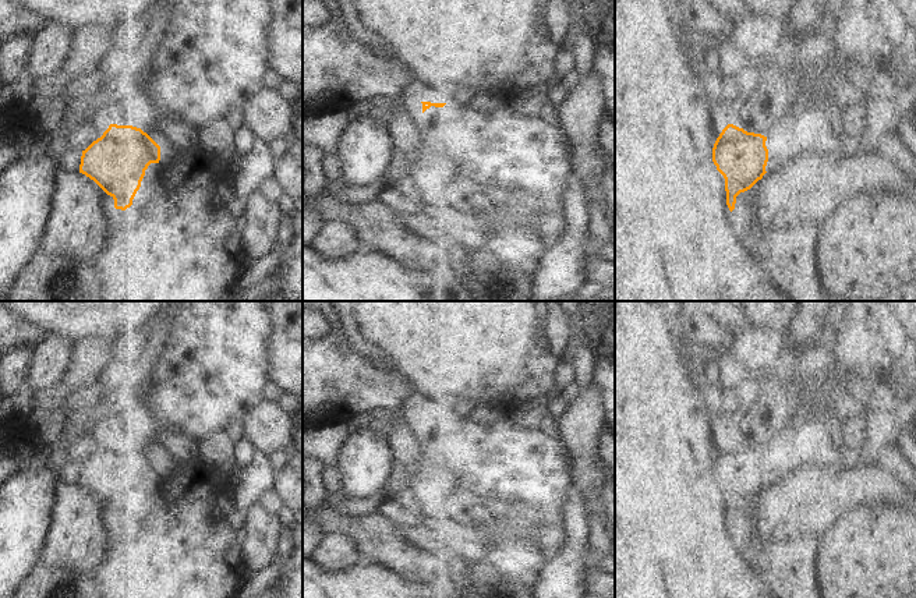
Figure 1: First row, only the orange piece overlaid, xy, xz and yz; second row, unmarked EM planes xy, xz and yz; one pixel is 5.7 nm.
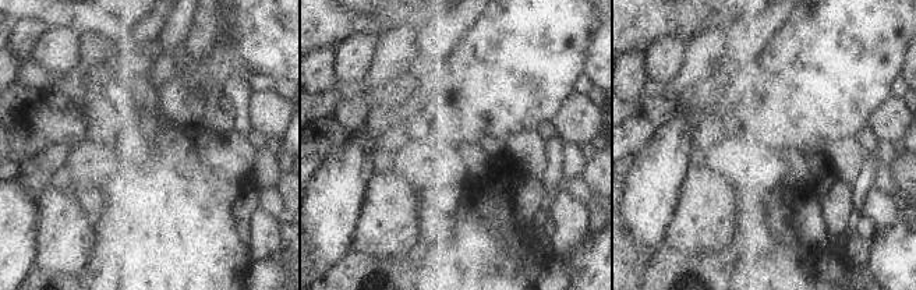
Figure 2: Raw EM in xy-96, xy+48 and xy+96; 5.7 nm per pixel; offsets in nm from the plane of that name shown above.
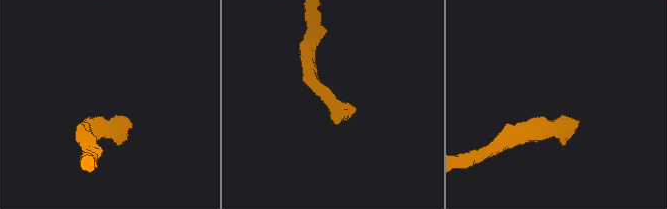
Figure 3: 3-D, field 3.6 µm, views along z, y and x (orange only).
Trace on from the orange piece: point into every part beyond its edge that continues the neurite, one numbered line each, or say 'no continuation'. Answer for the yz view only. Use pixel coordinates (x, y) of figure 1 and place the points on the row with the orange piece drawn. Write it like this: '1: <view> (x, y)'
1: yz (777, 147)

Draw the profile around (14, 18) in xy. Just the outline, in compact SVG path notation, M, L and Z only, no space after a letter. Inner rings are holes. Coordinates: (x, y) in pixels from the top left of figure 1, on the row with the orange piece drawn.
M0 0L0 43L4 39L21 35L36 33L40 28L53 24L32 13L15 0Z

